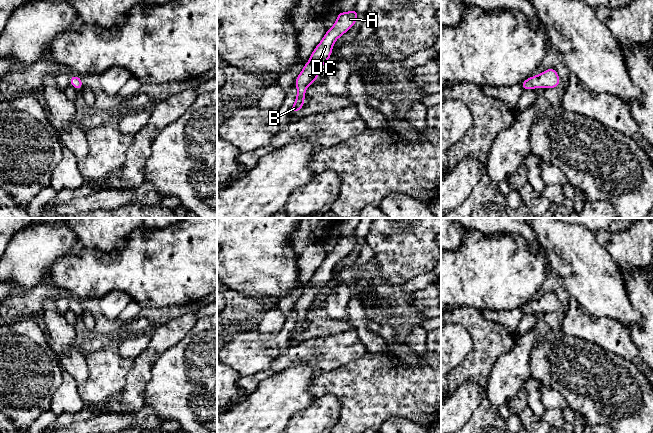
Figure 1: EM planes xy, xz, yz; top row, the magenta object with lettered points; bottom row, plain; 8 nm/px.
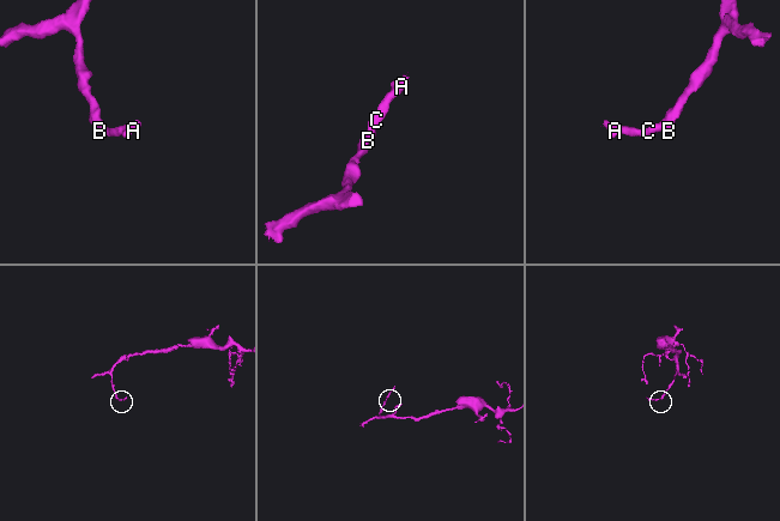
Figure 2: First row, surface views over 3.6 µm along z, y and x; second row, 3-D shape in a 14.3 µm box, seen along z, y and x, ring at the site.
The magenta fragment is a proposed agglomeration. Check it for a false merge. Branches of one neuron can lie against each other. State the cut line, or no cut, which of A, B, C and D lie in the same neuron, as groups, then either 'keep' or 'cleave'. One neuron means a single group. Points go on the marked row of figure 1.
cut none; groups A B C D; keep

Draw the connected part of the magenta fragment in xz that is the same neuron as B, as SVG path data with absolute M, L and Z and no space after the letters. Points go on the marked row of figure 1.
M356 8L346 13L339 11L333 27L327 30L323 39L311 53L309 61L303 66L301 73L295 80L297 96L290 109L292 114L304 107L306 88L318 79L320 67L329 60L335 41L346 33L356 23L357 19L358 11Z

